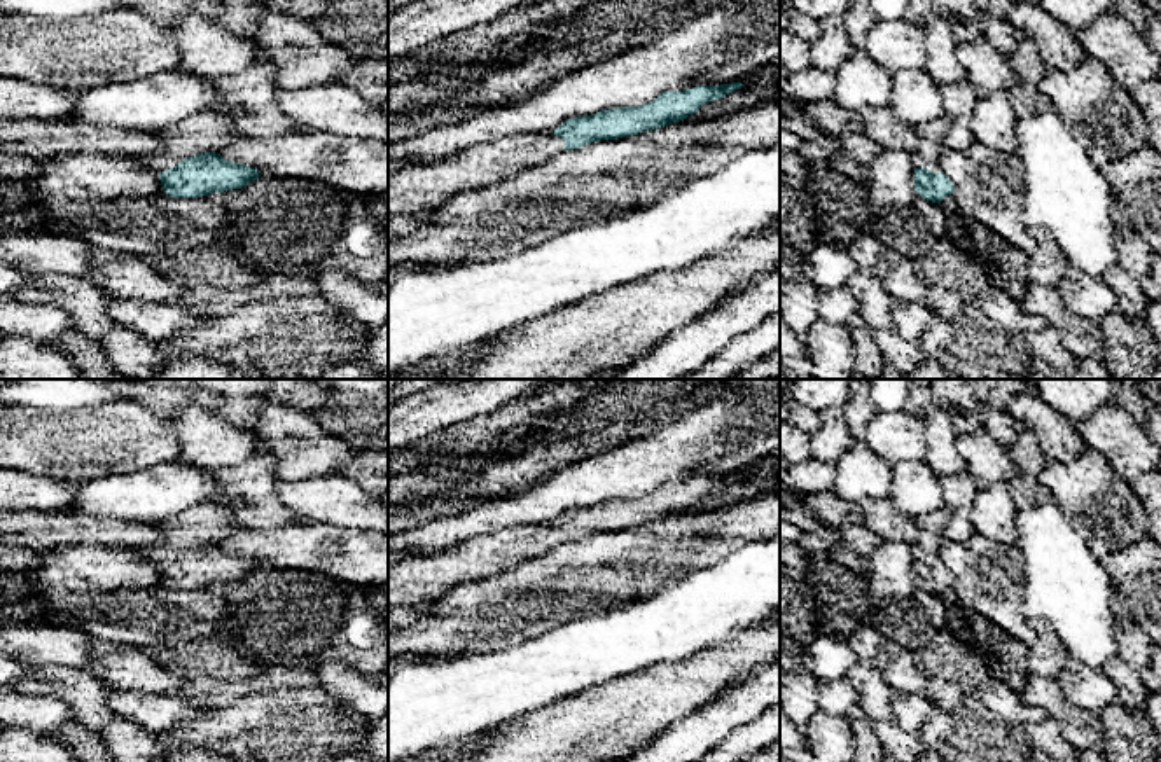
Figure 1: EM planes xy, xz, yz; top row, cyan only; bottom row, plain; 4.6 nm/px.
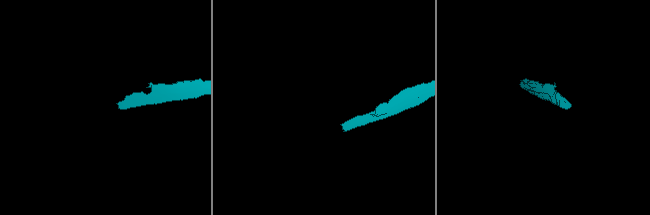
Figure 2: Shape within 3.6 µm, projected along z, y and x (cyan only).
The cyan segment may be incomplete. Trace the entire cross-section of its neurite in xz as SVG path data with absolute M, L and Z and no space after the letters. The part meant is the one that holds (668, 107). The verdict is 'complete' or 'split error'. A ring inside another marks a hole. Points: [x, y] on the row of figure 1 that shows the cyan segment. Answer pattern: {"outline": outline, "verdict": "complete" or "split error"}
{"outline": "M741 82L664 91L640 107L600 110L565 121L556 129L518 135L474 147L455 159L388 171L388 218L432 211L465 190L497 185L539 166L561 150L664 128L696 114L703 103L743 87Z", "verdict": "split error"}

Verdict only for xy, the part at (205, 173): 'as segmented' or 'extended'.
extended

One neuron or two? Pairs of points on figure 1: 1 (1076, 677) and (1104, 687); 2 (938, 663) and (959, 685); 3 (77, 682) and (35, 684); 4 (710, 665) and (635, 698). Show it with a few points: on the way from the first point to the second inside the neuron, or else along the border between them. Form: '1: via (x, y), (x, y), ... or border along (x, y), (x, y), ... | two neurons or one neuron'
1: via (1083, 684), (1097, 687) | one neuron
2: via (943, 668), (953, 680) | one neuron
3: via (67, 682), (46, 682) | one neuron
4: via (691, 684), (654, 698) | one neuron

